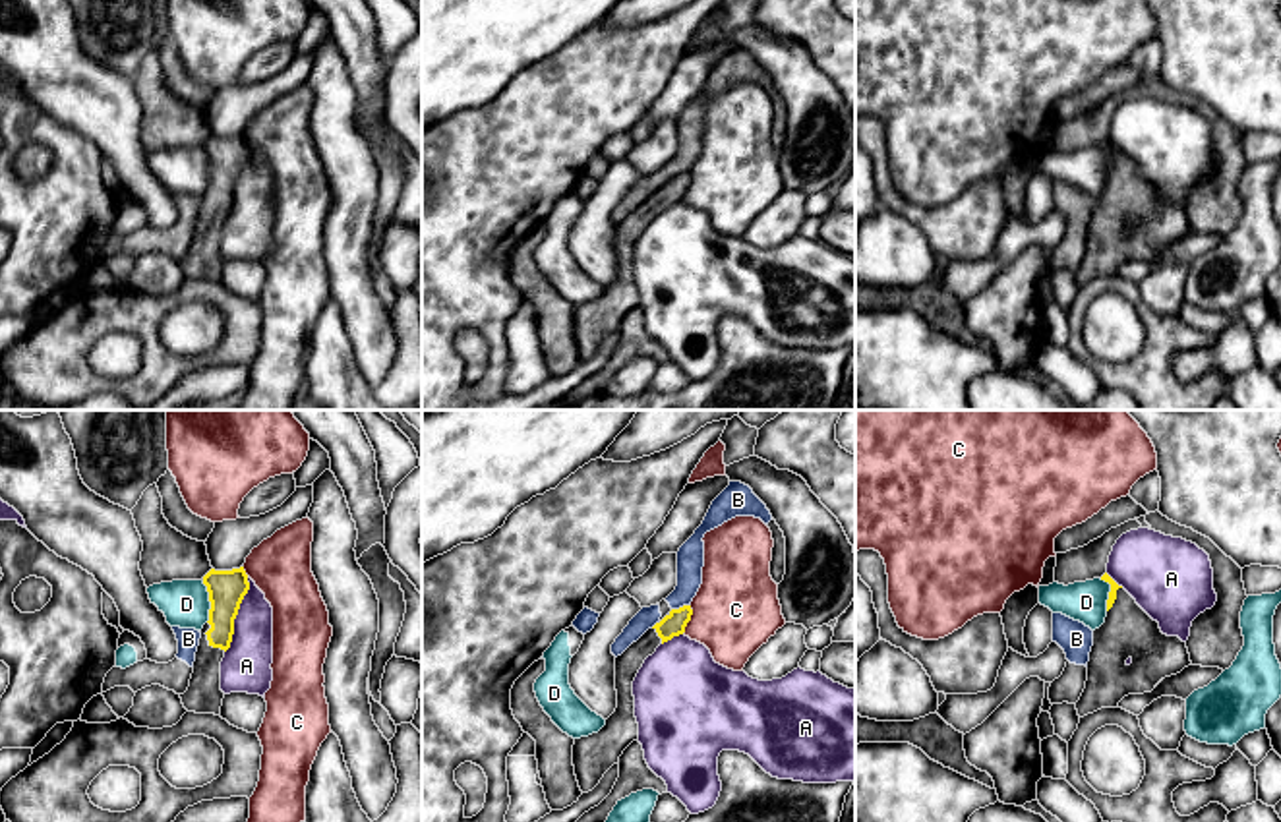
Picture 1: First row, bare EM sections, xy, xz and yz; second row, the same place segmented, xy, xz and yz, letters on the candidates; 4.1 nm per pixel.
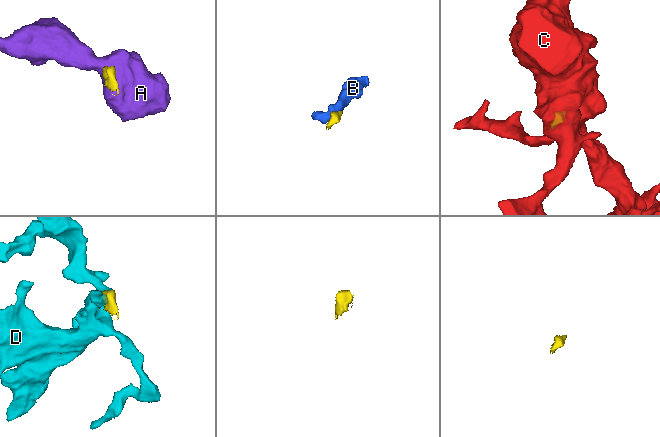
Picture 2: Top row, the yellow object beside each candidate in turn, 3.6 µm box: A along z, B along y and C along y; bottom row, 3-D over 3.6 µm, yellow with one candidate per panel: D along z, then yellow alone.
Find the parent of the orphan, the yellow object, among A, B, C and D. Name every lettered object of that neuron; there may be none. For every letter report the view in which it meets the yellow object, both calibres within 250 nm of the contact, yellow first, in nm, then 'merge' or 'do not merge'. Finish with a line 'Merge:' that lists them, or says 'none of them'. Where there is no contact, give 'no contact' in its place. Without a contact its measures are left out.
A: contact in xy; calibres 160 and 200 nm; do not merge
B: contact in xz; calibres 100 and 110 nm; do not merge
C: contact in xz; calibres 100 and 360 nm; do not merge
D: contact in xy; calibres 160 and 190 nm; do not merge
Merge: none of them

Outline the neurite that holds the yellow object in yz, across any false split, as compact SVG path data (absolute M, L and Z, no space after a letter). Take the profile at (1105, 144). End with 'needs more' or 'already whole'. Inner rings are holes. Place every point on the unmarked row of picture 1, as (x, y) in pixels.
M1107 139L1111 151L1105 190L1093 197L1086 255L1076 269L1084 284L1117 275L1128 261L1151 259L1155 251L1192 232L1186 209L1161 199L1136 166Z | needs more

